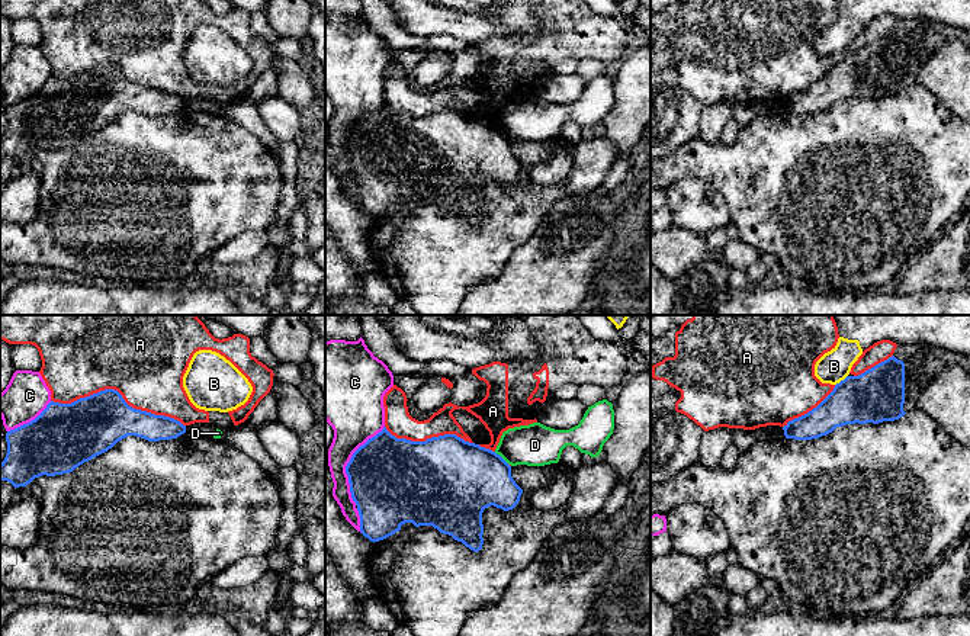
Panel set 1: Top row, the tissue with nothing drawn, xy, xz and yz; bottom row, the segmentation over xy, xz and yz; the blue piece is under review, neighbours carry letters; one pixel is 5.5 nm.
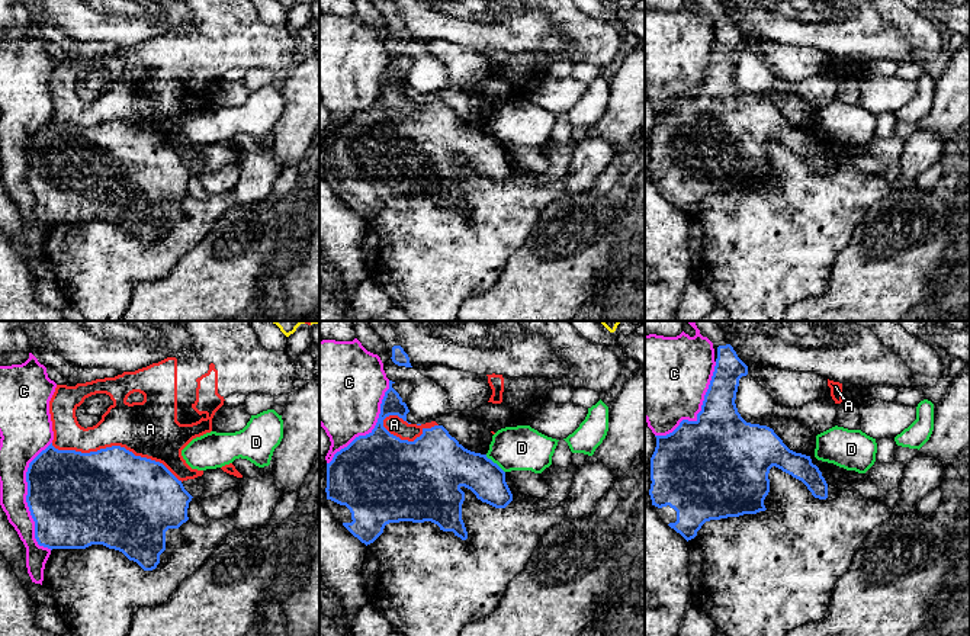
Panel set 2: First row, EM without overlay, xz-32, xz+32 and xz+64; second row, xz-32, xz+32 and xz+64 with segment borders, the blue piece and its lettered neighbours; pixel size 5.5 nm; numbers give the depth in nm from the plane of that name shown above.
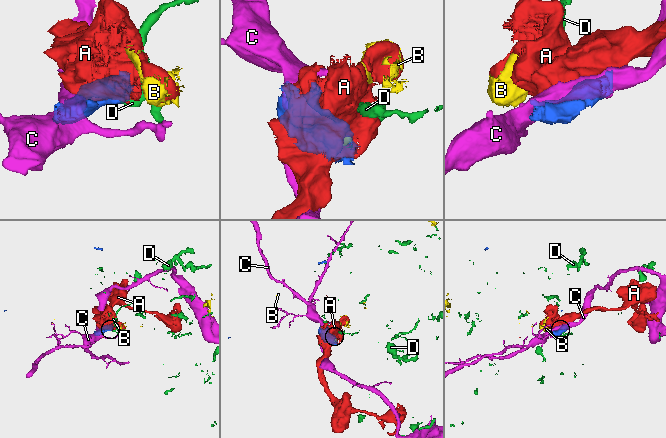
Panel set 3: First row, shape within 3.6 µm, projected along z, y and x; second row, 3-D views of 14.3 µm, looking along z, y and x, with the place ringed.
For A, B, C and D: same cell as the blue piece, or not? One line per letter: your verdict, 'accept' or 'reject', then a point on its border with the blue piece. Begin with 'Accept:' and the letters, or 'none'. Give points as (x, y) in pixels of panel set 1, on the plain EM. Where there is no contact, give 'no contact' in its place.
Accept: none
A: reject | xy (119, 68)
B: reject | yz (841, 55)
C: reject | xz (347, 138)
D: reject | xz (501, 132)

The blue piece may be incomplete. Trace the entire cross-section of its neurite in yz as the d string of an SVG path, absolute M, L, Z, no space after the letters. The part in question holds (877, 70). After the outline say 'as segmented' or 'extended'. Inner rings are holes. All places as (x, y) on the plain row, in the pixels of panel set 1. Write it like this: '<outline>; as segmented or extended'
M897 19L892 32L858 51L847 51L816 83L788 96L783 102L784 110L794 115L812 115L847 99L879 99L899 94L918 83L916 77L925 61L951 39L963 42L970 49L970 30L928 19Z; extended

